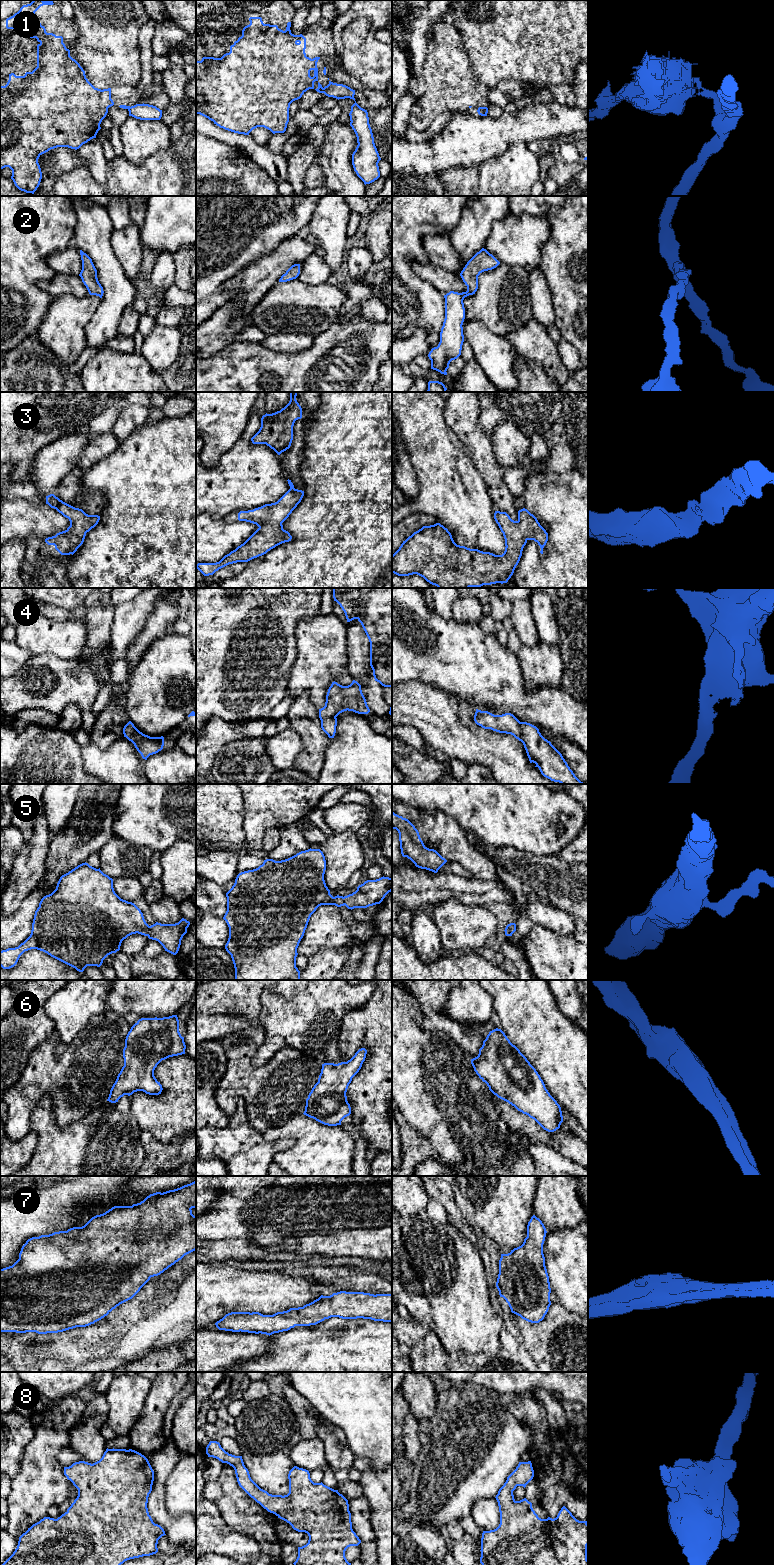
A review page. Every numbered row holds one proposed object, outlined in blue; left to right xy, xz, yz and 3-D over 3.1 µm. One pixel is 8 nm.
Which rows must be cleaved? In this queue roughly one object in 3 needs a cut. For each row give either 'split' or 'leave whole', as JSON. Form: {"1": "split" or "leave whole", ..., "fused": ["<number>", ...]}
{"1": "split", "2": "leave whole", "3": "leave whole", "4": "leave whole", "5": "leave whole", "6": "leave whole", "7": "leave whole", "8": "leave whole", "fused": ["1"]}

